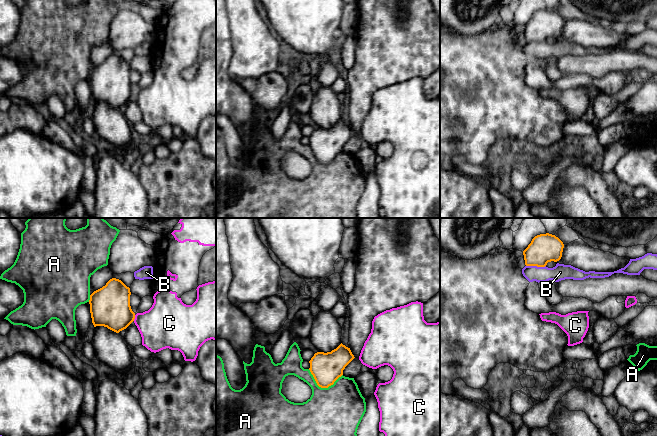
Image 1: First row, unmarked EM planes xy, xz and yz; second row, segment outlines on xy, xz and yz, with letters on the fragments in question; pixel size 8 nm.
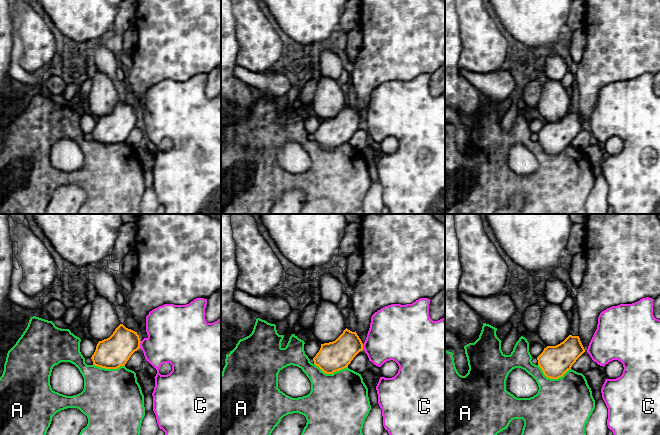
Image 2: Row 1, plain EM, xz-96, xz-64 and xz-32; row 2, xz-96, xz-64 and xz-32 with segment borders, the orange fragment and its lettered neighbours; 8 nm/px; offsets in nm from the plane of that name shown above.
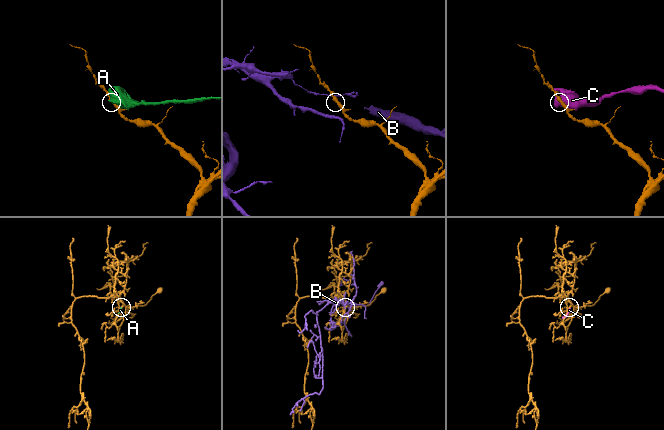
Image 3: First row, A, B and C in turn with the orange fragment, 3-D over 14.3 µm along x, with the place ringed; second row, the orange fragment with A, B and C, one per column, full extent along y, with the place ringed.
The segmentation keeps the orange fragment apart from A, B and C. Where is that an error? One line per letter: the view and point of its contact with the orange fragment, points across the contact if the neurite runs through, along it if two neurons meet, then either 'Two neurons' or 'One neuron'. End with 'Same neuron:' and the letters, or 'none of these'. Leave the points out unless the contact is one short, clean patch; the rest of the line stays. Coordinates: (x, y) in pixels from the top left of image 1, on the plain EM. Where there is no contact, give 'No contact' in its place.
A: Touches orange at xz (322, 163). Two neurons
B: Touches orange at yz (536, 41). Boundary: yz (526, 41), (545, 42). Two neurons
C: Touches orange at xy (134, 94). Boundary: xy (135, 91), (133, 96). Two neurons
Same neuron: none of these

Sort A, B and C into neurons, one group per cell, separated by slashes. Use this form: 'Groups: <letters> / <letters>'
Groups: A / B / C

